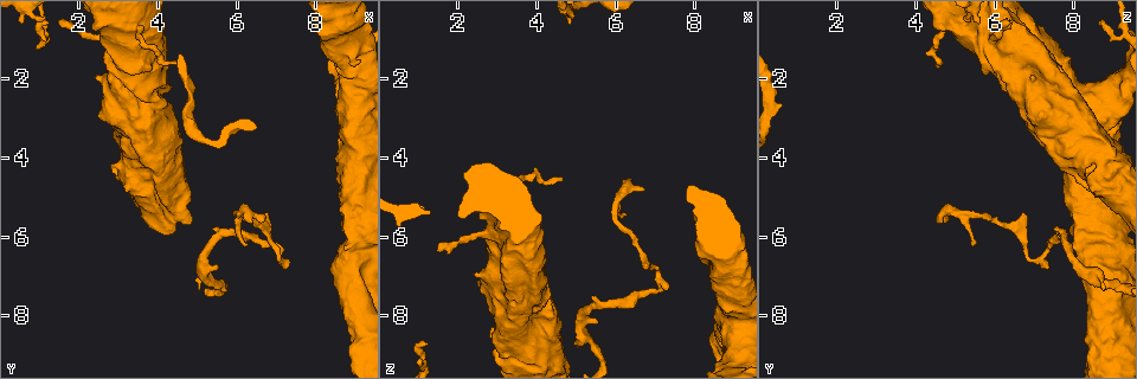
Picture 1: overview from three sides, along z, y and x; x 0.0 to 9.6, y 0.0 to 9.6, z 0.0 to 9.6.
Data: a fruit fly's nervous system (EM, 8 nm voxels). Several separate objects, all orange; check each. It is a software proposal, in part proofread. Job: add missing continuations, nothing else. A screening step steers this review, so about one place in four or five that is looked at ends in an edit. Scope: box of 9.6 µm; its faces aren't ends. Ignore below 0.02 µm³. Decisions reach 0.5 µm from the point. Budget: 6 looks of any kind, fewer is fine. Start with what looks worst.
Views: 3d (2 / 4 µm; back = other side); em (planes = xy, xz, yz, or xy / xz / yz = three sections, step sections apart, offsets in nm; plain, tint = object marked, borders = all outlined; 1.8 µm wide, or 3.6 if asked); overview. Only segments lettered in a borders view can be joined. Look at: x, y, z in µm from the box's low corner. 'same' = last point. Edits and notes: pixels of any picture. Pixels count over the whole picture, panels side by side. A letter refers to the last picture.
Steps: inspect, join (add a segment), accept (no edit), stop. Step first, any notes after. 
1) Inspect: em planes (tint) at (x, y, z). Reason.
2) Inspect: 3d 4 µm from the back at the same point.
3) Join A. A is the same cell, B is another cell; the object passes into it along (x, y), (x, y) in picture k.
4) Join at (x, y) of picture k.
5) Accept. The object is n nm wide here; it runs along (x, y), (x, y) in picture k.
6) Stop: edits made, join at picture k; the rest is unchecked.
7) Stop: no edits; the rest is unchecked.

Inspect: em xz step 4 (tint) at (7.05, 6.65, 7.05). Abrupt turn.

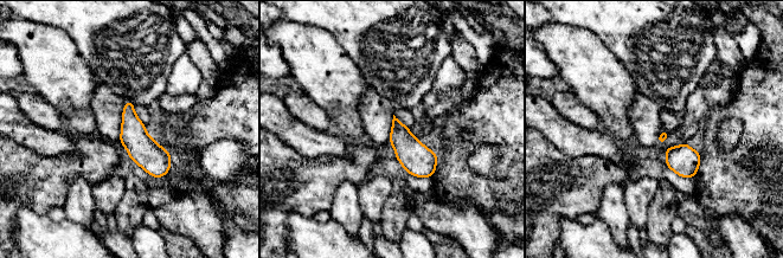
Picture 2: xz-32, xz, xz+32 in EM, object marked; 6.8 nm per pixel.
Inspect: em planes (borders) at the same point.

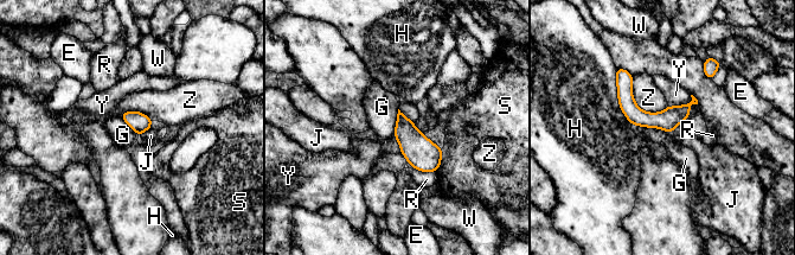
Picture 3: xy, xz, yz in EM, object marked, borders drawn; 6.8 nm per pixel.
Accept. E, G, H, J, R, S, W, Y and Z are other cells; it runs along (620, 71), (642, 119), (686, 114) in picture 3; no lettered segment goes on from it.

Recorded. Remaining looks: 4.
Inspect: 3d 2 µm at (6.75, 5.55, 4.85). Thin end.

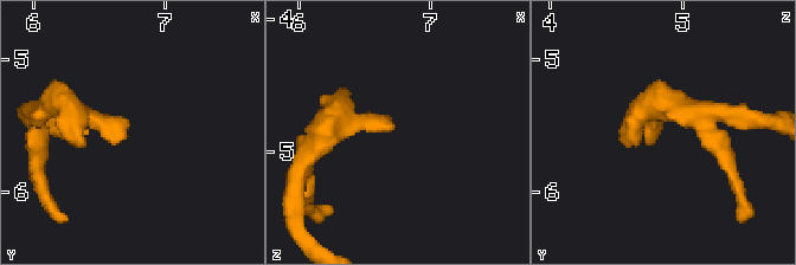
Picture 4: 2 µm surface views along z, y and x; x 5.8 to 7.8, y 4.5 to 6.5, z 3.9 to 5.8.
Inspect: em planes (borders) at (6.68, 5.54, 4.82).

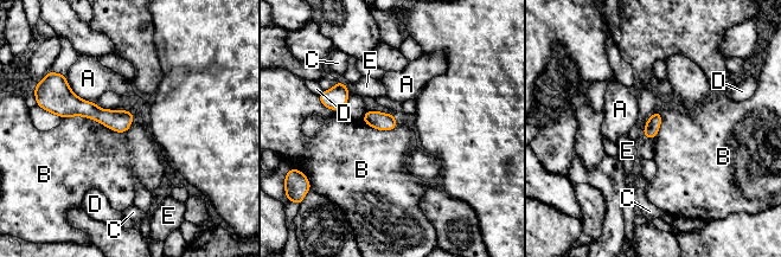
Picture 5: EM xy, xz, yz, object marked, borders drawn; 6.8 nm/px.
Accept. A, B, C, D and E are other cells; it runs along (58, 110), (129, 119) in picture 5; no lettered segment goes on from it.

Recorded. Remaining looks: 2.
Stop: no edits; the rest is unchecked.

